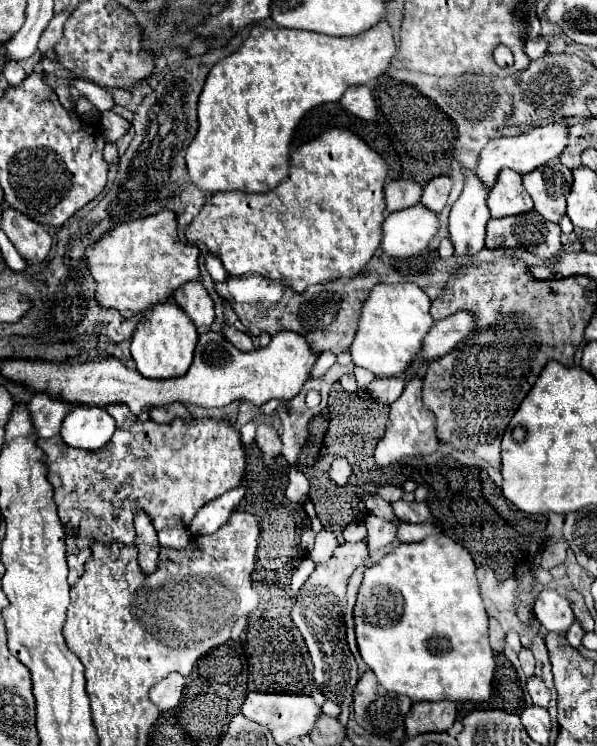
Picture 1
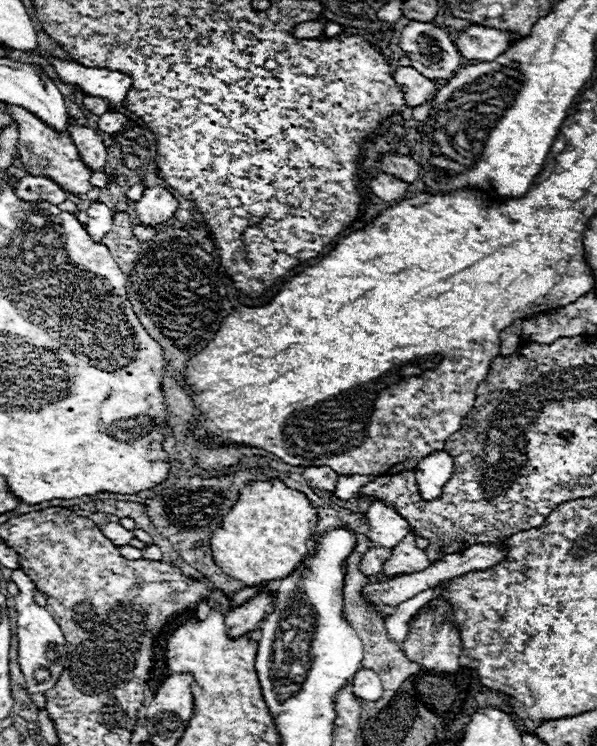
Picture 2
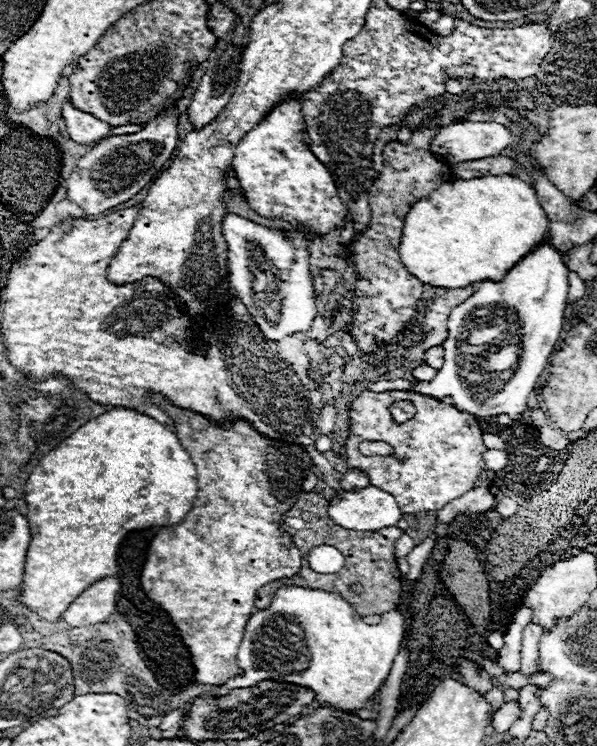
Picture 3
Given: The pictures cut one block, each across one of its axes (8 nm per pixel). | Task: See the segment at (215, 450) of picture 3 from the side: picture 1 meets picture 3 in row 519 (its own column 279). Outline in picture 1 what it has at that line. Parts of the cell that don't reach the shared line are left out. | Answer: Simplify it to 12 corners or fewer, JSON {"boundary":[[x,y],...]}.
{"boundary":[[346,128],[272,192],[218,192],[186,238],[296,292],[380,246],[384,158]]}

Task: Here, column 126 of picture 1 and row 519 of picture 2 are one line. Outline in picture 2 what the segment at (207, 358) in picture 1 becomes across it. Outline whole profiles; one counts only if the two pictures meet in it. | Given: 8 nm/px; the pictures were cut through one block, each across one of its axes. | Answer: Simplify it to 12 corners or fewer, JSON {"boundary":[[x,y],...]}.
{"boundary":[[378,500],[368,508],[366,536],[394,548],[412,526]]}

